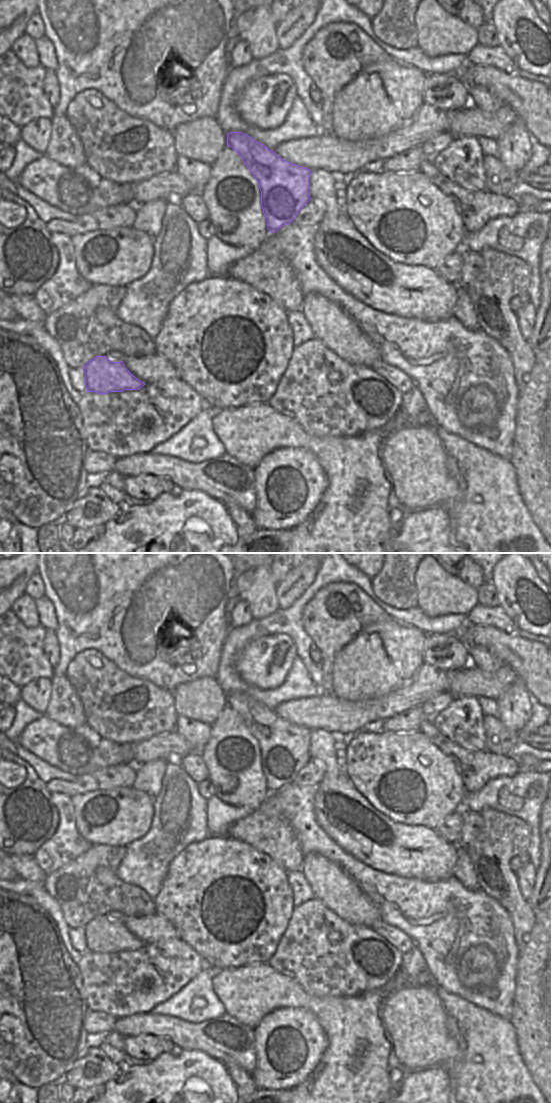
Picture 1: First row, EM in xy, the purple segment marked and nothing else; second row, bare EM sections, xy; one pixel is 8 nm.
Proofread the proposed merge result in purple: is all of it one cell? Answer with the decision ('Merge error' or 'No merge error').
Merge error

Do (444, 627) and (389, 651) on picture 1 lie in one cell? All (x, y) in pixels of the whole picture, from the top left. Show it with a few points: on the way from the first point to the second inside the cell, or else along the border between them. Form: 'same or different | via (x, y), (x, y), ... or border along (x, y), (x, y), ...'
different | border along (404, 624), (415, 626), (426, 634)

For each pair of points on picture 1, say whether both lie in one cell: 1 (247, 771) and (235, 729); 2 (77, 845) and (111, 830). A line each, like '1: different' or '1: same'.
1: same
2: different

